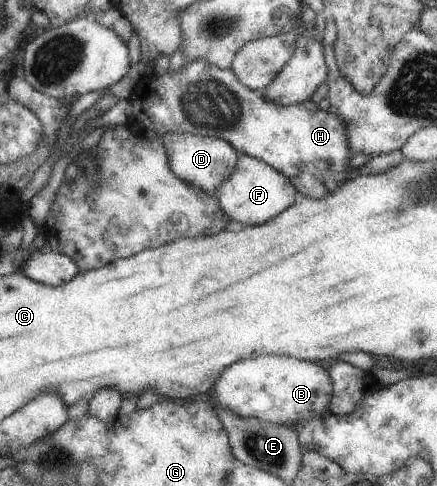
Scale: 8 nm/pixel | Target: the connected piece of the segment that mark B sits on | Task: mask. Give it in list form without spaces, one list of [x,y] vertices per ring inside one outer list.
[[[280,355],[242,359],[225,369],[208,392],[216,408],[226,408],[243,418],[291,426],[321,418],[330,405],[333,387],[329,373],[318,363]]]

